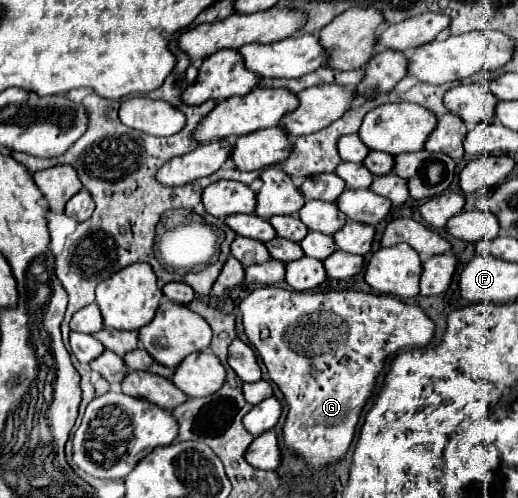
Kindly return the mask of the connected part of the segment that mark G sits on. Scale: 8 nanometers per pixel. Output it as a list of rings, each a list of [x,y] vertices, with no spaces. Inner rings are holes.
[[[258,287],[240,301],[238,309],[242,311],[248,343],[258,351],[268,369],[268,377],[280,387],[288,403],[284,445],[302,459],[310,471],[336,469],[344,461],[362,409],[372,397],[376,377],[382,373],[386,357],[404,347],[424,347],[434,337],[434,323],[420,307],[406,305],[390,295],[347,290],[298,293],[280,287]]]

